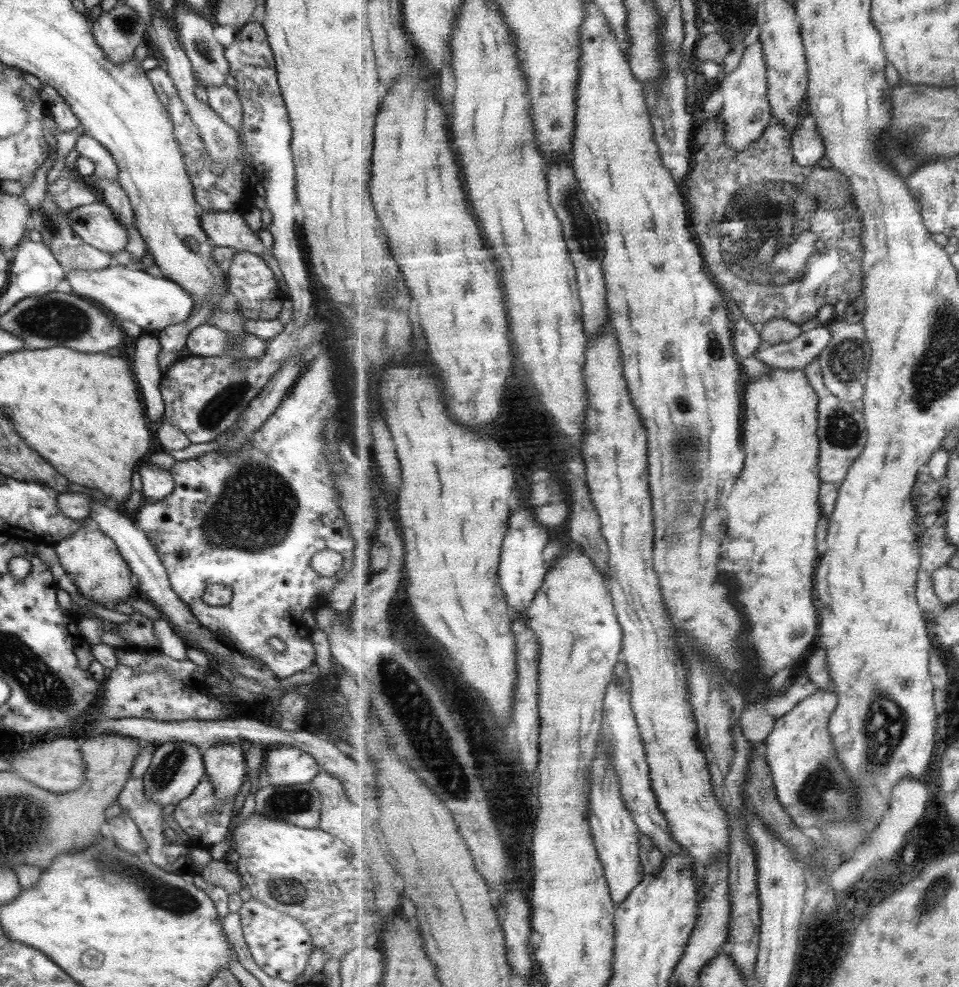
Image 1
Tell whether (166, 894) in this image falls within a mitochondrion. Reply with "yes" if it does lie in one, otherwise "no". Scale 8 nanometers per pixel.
yes

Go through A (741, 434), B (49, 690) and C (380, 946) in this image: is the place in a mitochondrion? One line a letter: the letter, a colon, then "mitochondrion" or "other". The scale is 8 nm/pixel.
A: other
B: mitochondrion
C: other

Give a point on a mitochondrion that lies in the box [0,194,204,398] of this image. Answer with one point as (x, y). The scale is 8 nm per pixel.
(49, 320)

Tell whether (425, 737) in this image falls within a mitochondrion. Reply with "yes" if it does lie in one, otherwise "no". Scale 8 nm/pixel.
yes

